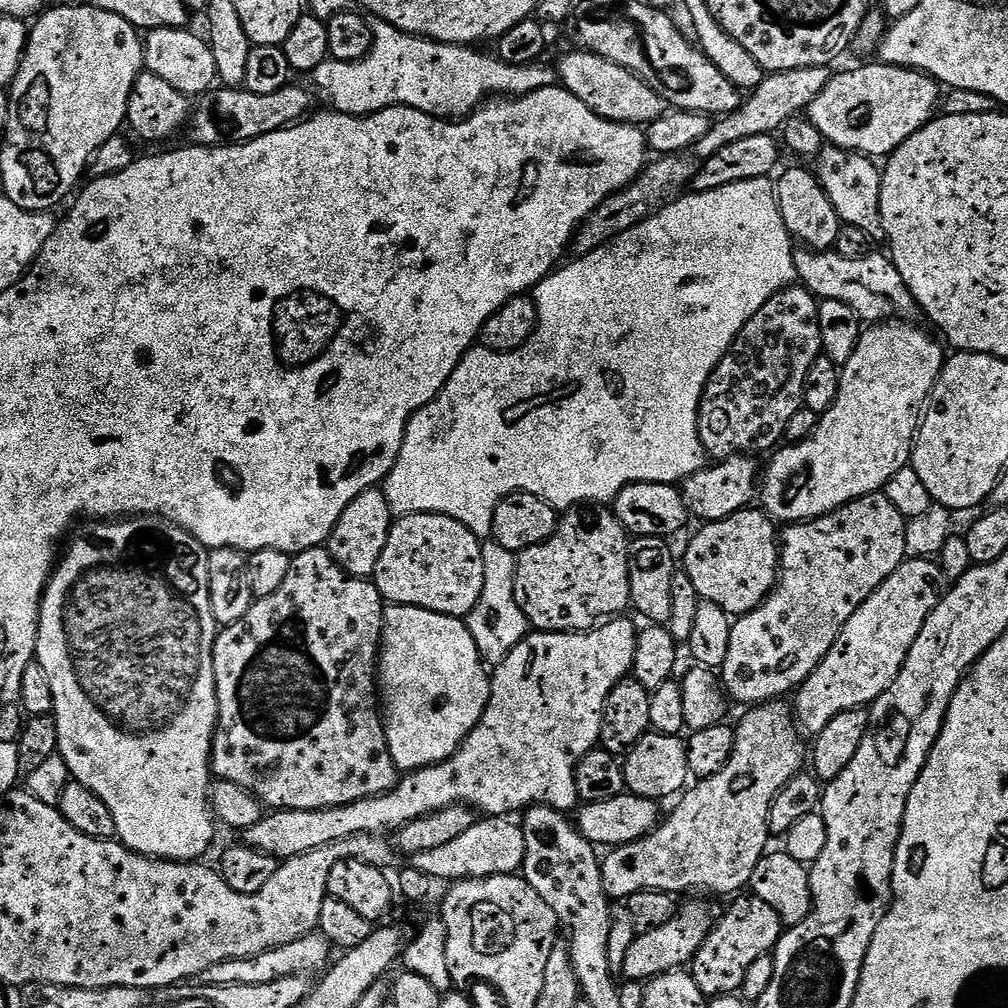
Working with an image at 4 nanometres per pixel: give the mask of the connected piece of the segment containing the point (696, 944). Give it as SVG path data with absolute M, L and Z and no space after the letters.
M692 898L689 904L684 904L681 908L679 905L678 911L665 924L637 935L626 954L626 962L622 969L624 980L647 982L653 976L675 972L691 965L694 954L702 946L702 942L706 942L708 931L714 923L711 910L700 900L703 899Z

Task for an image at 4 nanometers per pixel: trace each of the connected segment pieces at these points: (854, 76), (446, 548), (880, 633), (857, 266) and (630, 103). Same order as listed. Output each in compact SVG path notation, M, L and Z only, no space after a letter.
M883 62L875 63L868 64L865 68L856 68L853 72L836 72L826 90L822 90L818 98L814 98L806 118L822 133L831 147L861 152L862 155L873 158L887 158L937 115L942 104L942 88L924 72Z
M414 512L410 516L399 517L393 523L390 538L386 538L386 550L382 550L382 558L378 558L374 583L389 605L405 604L411 608L425 608L438 614L466 618L482 598L482 550L482 541L466 530L462 522L433 512Z
M905 559L904 563L854 610L850 622L842 626L834 646L818 662L816 669L800 685L794 696L794 715L805 733L826 730L827 724L846 710L868 708L898 678L914 638L926 618L942 602L950 587L935 559Z
M800 250L796 252L796 278L803 287L820 300L846 302L846 306L850 306L850 310L854 310L854 314L858 314L861 321L867 322L869 325L894 319L908 322L913 319L912 315L917 315L918 312L916 300L910 294L906 282L902 282L902 274L898 274L898 270L892 265L891 259L887 255L869 254L862 258L842 258L842 254L838 254L834 250L827 252Z
M571 51L561 58L560 65L555 65L554 71L558 77L559 87L574 94L578 102L586 102L586 106L590 106L594 114L616 124L637 126L647 126L665 114L666 105L663 98L650 86L646 86L642 78L593 52Z

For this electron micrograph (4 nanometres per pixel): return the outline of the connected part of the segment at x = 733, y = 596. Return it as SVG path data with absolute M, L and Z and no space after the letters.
M756 506L743 508L721 520L709 520L693 534L684 560L682 556L682 570L694 582L701 600L722 606L733 618L744 616L764 602L780 574L777 525Z

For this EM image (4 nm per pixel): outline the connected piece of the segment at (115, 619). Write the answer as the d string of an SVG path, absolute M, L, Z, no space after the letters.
M159 516L113 518L107 522L92 522L80 532L80 537L63 553L57 563L40 604L40 629L36 639L35 663L46 670L50 678L50 690L54 694L52 711L58 726L58 754L66 762L68 775L75 783L86 786L106 802L110 814L114 814L116 836L131 852L158 860L196 862L212 844L216 836L217 821L210 803L212 775L212 739L220 722L220 707L214 678L214 642L218 625L214 610L210 610L209 549L199 544L186 530Z

